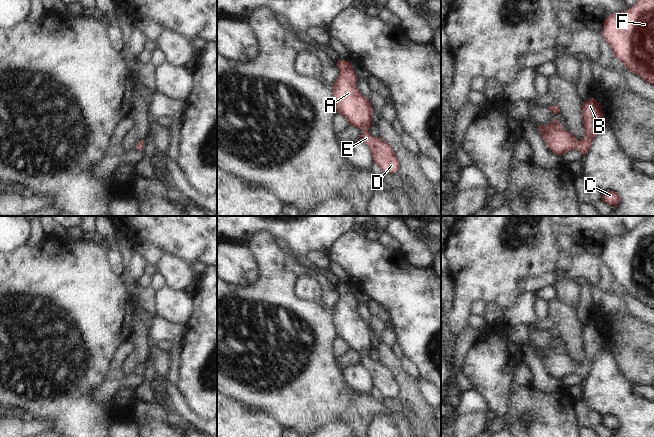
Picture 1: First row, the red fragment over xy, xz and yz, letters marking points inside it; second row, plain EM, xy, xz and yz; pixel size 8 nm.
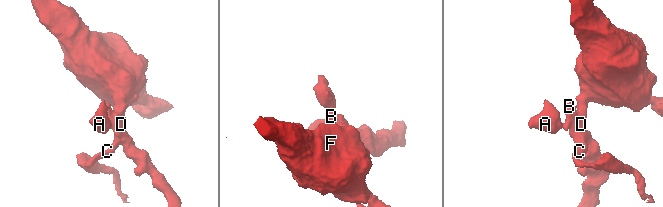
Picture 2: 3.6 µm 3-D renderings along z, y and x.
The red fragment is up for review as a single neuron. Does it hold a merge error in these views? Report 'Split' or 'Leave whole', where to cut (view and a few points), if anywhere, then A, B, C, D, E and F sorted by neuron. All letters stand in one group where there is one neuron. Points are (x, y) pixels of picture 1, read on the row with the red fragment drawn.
Leave whole. No split. Groups: A B C D E F

